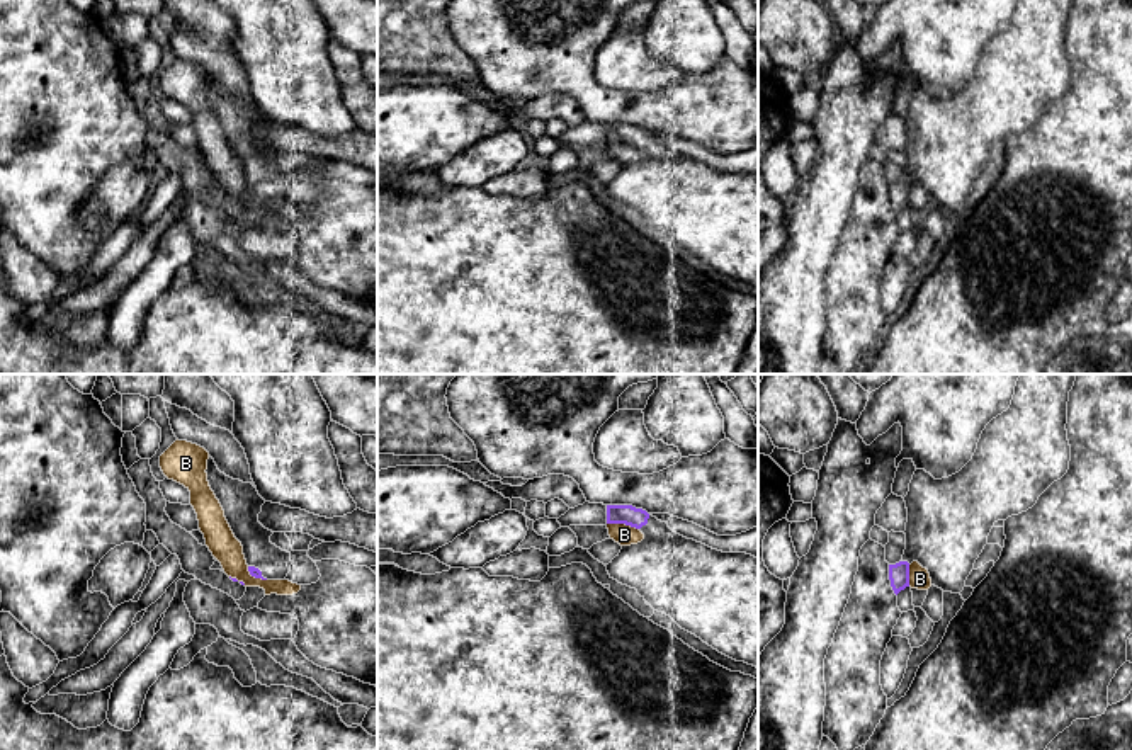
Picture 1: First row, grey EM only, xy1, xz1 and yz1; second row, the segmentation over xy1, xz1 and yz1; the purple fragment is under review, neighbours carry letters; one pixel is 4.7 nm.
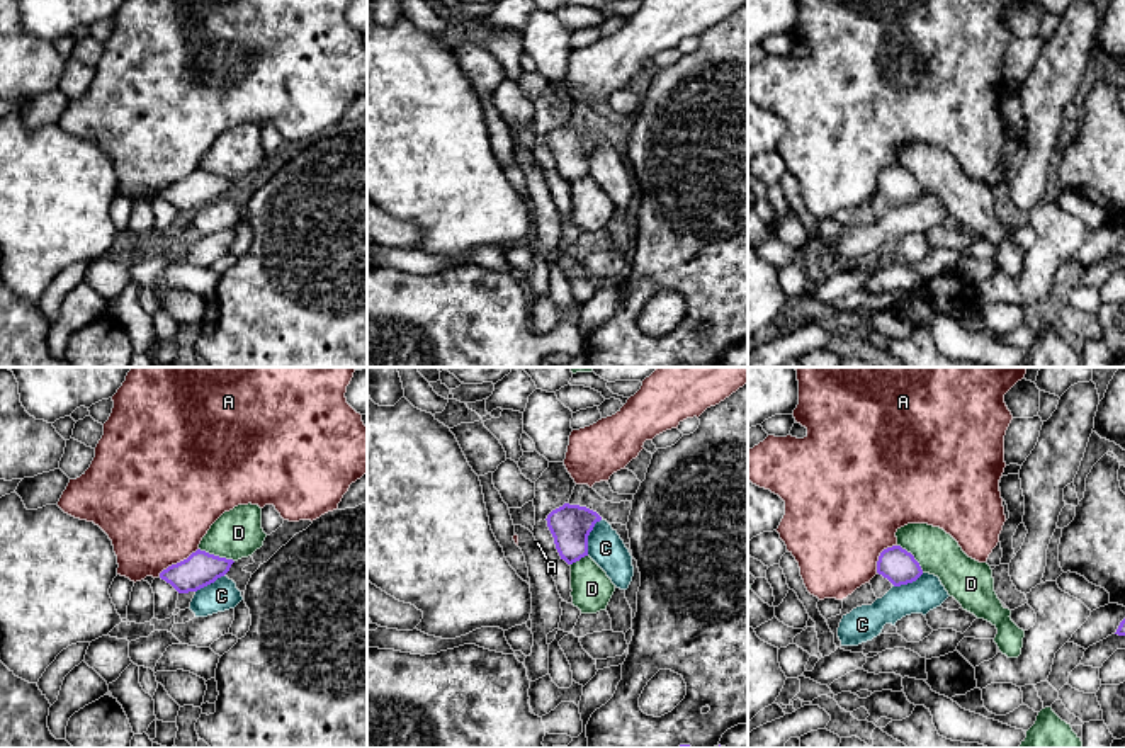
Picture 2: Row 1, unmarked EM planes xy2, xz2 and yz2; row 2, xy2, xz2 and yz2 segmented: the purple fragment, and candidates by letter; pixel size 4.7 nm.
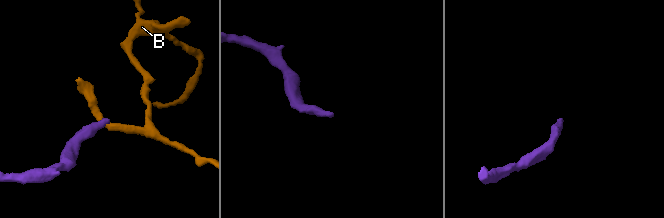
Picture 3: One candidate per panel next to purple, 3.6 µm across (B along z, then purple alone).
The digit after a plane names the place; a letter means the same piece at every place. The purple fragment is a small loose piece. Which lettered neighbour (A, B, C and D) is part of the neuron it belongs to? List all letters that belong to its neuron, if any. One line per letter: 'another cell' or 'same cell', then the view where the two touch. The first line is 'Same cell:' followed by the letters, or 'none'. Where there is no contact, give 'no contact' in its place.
Same cell: none
A: another cell; contact in xy2
B: another cell; contact in xz1
C: another cell; contact in xz2
D: another cell; contact in xy2

